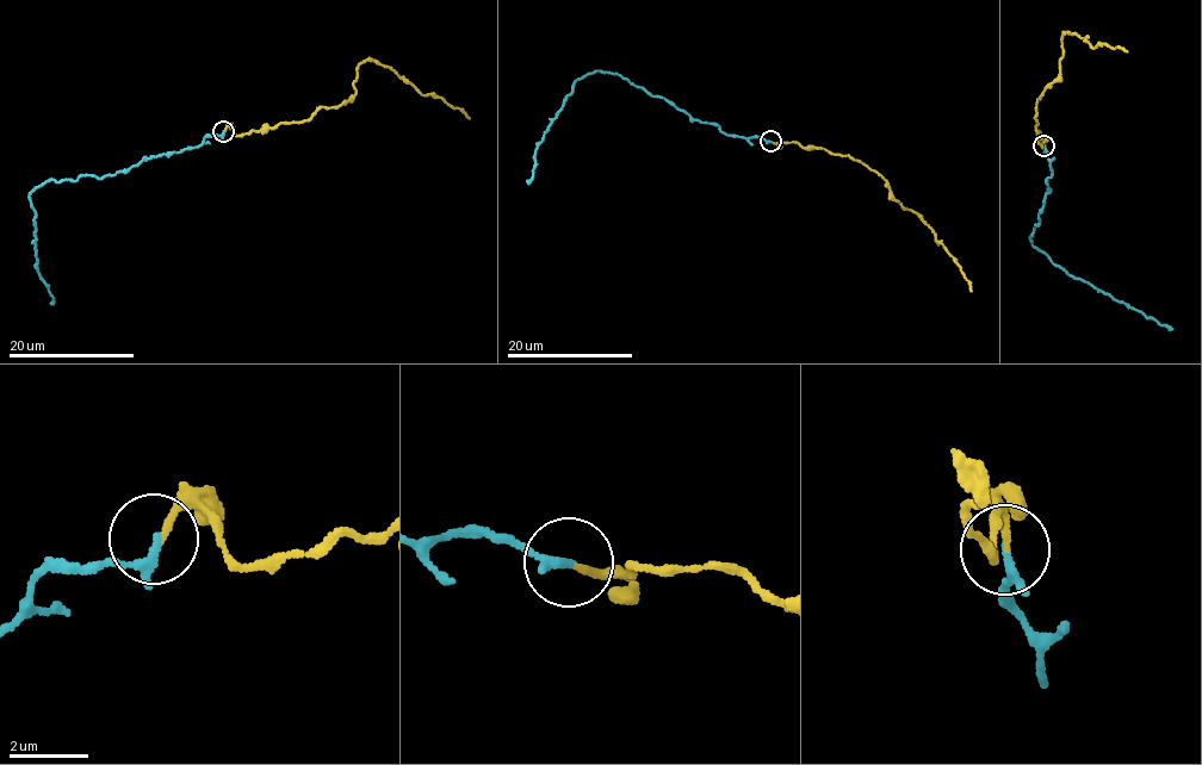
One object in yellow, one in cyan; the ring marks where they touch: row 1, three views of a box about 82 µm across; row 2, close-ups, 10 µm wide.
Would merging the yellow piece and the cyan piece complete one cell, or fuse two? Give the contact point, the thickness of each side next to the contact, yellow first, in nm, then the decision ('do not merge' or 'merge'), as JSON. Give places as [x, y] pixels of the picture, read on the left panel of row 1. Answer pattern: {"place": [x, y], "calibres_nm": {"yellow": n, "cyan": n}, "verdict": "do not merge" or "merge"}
{"place": [223, 131], "calibres_nm": {"yellow": 180, "cyan": 160}, "verdict": "merge"}

